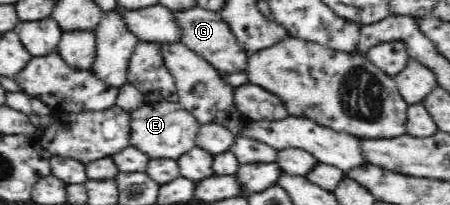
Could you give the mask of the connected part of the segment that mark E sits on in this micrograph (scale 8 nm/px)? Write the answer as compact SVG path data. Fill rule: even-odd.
M159 101L158 103L145 104L133 110L129 118L129 145L139 149L149 157L149 160L178 158L196 146L196 138L200 122L179 102Z

